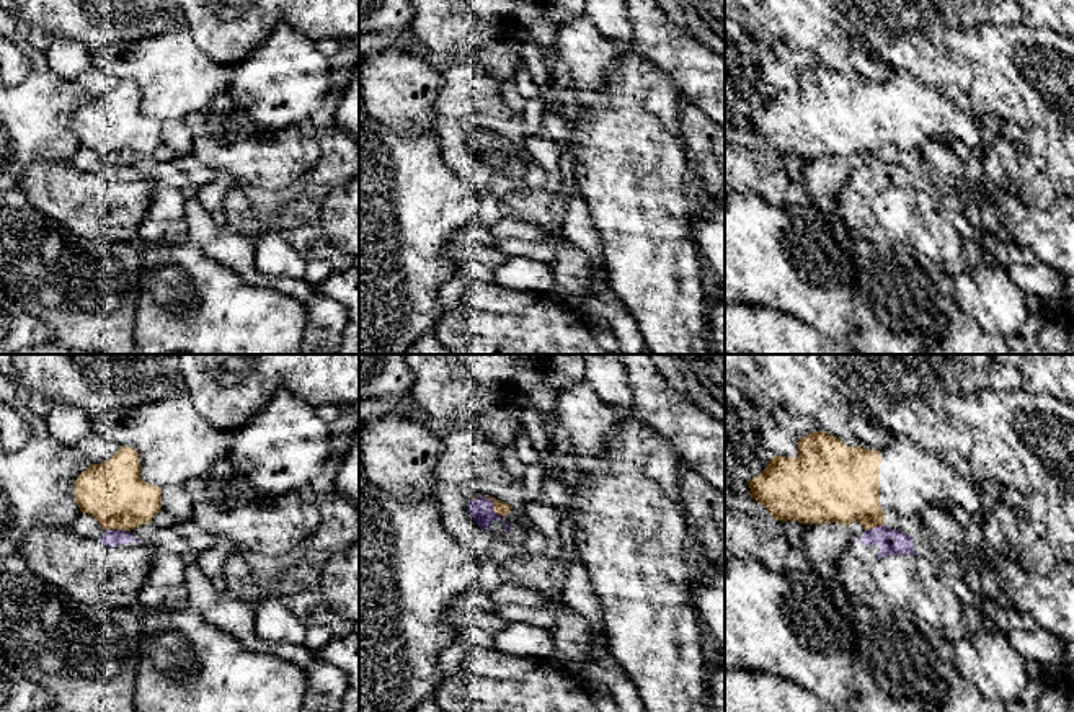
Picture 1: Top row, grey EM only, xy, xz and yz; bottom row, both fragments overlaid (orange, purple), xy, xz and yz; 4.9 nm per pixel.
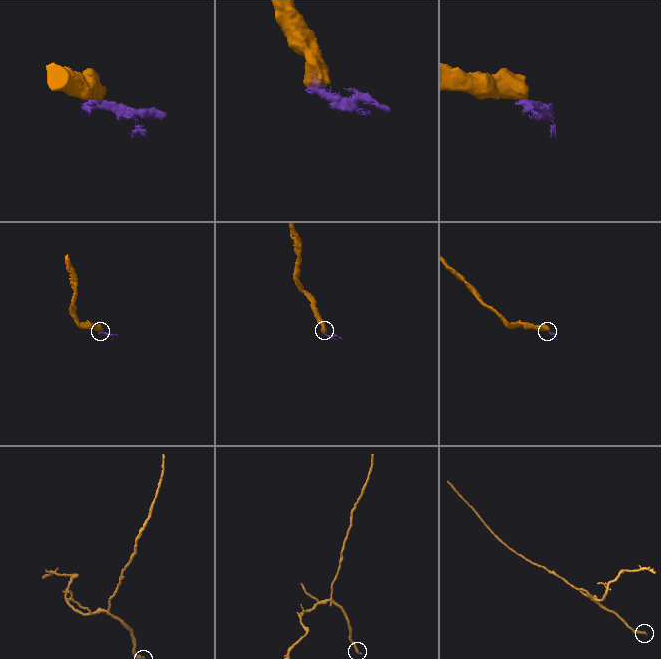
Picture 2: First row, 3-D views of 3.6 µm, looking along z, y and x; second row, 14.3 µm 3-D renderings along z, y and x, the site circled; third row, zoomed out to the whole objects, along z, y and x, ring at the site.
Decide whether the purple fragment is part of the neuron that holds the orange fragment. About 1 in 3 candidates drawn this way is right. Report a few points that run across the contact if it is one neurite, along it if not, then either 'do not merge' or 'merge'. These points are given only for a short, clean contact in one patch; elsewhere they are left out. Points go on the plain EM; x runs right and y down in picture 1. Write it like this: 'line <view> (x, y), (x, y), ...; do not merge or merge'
do not merge

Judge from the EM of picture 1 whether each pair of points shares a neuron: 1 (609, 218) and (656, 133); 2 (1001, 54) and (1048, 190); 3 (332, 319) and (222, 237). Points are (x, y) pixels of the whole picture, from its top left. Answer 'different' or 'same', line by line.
1: same
2: same
3: same

